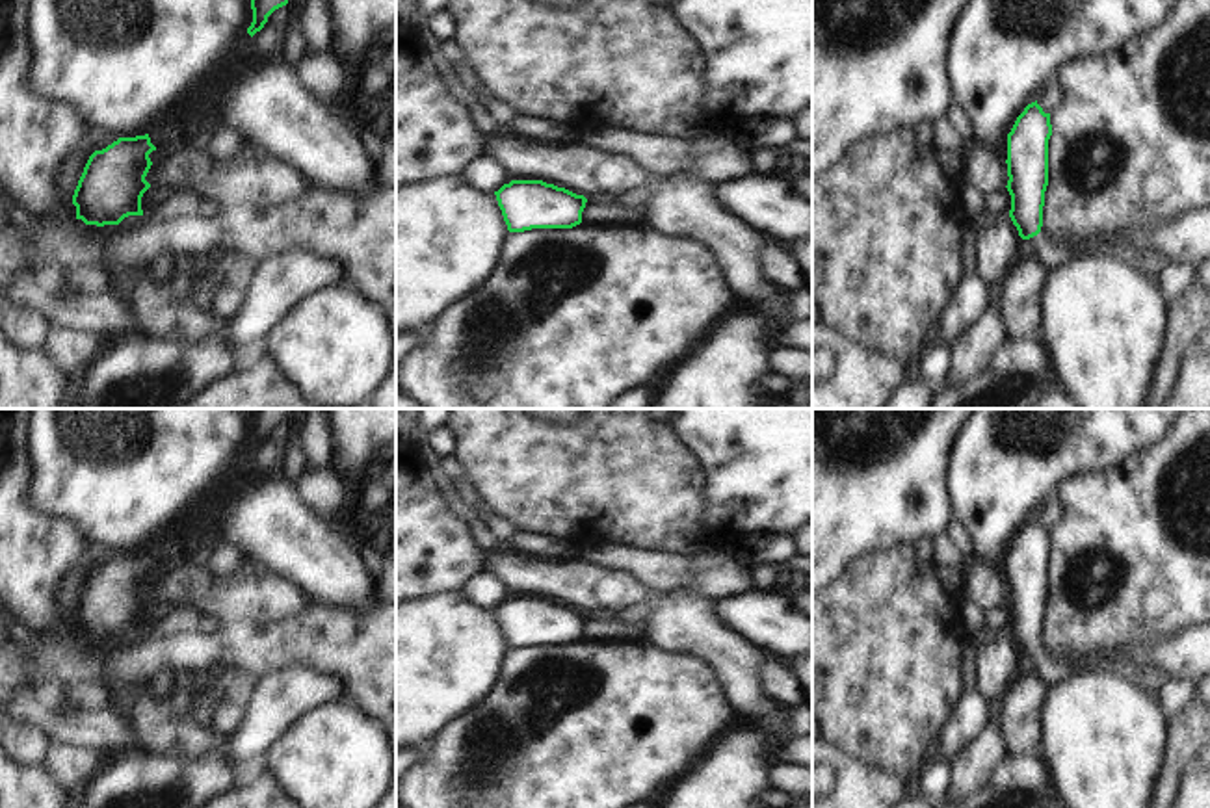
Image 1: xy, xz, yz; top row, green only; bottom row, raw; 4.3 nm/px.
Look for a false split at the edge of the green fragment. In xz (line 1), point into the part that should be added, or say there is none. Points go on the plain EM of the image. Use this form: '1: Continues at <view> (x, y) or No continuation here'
1: No continuation here.

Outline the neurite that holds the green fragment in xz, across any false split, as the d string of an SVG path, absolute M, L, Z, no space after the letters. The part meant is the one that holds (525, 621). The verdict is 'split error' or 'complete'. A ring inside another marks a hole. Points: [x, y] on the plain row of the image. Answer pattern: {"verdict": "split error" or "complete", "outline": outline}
{"verdict": "complete", "outline": "M511 596L494 607L509 648L572 645L587 615L543 596Z"}

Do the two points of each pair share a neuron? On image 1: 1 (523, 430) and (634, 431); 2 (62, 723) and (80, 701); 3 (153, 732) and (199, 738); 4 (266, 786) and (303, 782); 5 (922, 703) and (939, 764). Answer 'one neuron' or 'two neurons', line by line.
1: one neuron
2: two neurons
3: one neuron
4: two neurons
5: two neurons

